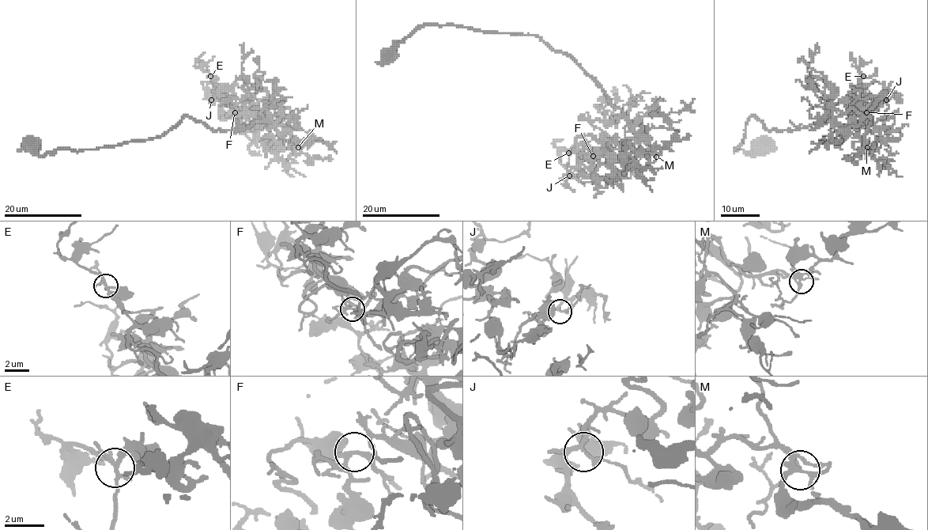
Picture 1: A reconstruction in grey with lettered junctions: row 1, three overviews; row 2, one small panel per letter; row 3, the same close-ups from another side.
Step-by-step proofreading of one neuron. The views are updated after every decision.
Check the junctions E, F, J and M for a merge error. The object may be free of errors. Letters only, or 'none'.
none

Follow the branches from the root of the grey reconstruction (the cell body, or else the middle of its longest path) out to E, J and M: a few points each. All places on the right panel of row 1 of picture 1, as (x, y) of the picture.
E: (765, 145), (734, 149), (752, 116), (769, 130), (844, 130), (863, 76)
J: (765, 145), (734, 149), (752, 116), (769, 130), (844, 130), (848, 95), (867, 93), (868, 113), (886, 100)
M: (765, 145), (734, 149), (752, 116), (769, 130), (854, 119), (867, 147)

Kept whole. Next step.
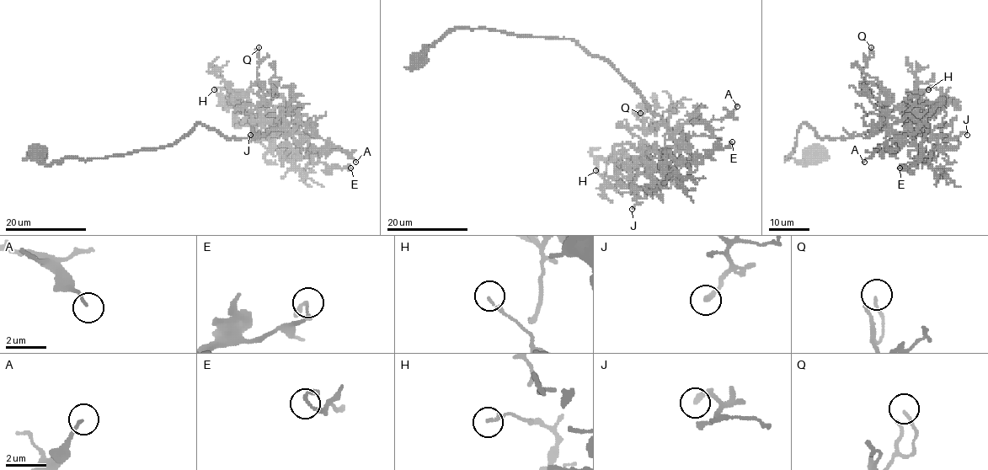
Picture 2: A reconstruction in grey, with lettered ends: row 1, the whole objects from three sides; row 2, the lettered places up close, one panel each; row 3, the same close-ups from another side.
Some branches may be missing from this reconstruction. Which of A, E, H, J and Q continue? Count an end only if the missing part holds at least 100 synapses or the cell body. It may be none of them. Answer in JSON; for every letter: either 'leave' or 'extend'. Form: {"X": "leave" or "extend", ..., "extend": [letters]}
{"A": "leave", "E": "leave", "H": "leave", "J": "leave", "Q": "leave", "extend": []}

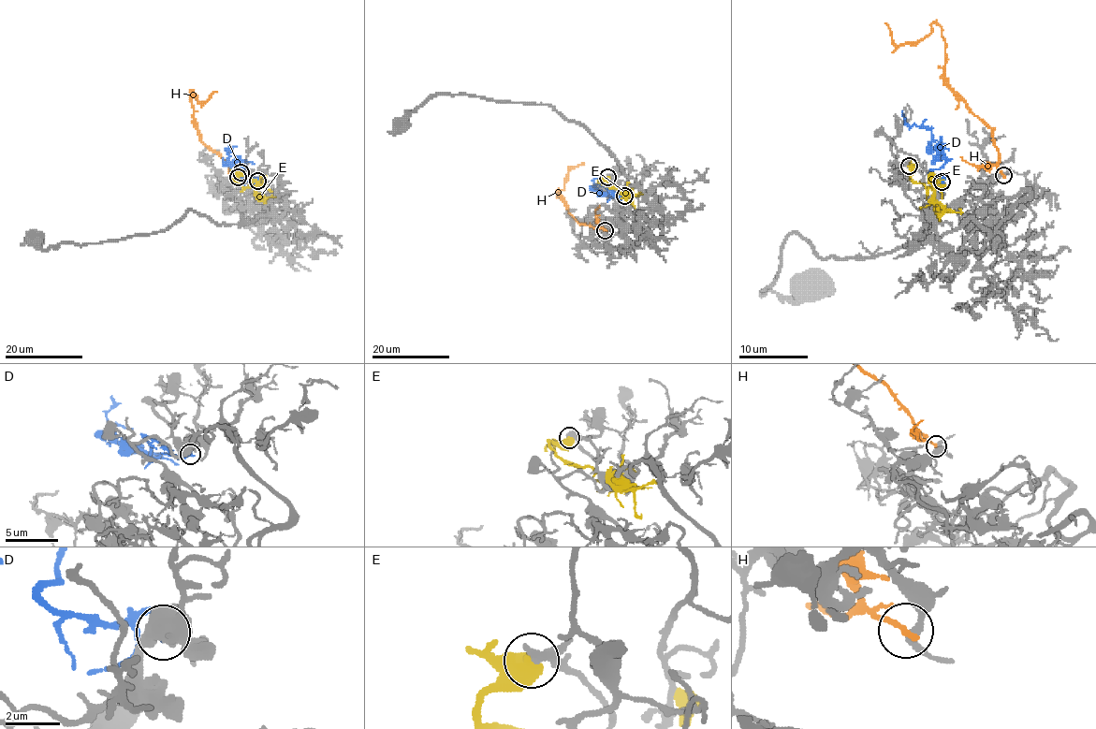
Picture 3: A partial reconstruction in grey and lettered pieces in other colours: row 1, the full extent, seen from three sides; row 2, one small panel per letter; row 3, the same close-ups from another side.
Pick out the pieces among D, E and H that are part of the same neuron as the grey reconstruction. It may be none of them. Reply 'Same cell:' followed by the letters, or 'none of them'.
Same cell: D

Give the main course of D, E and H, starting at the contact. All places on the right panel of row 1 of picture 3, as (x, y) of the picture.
D: (942, 181), (945, 178), (929, 174), (945, 162), (931, 147), (931, 131), (909, 124), (902, 110)
E: (909, 166), (911, 178), (927, 193), (938, 182), (933, 196), (938, 205), (945, 211), (958, 211), (958, 209)
H: (1003, 174), (993, 131), (945, 77), (938, 24), (898, 45), (884, 23)

